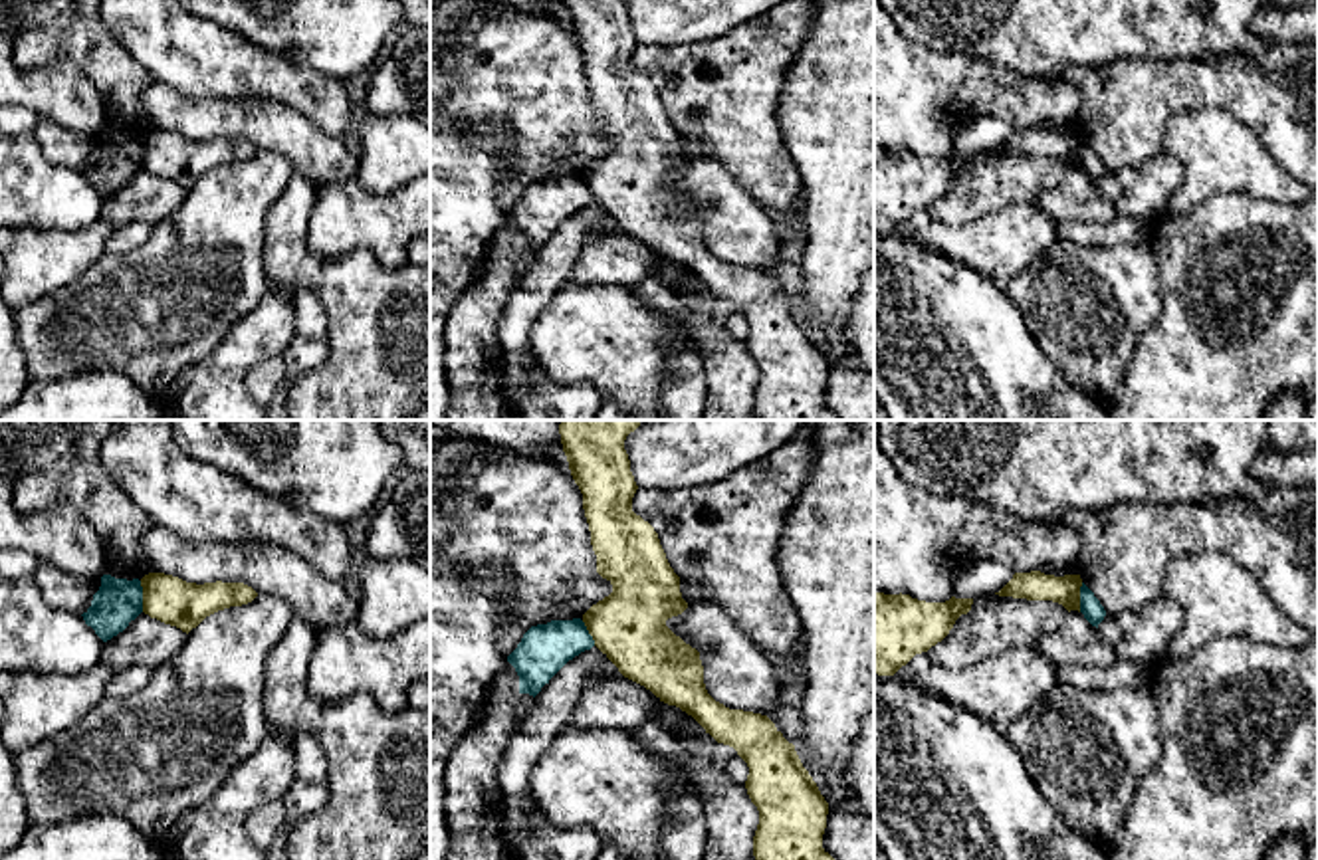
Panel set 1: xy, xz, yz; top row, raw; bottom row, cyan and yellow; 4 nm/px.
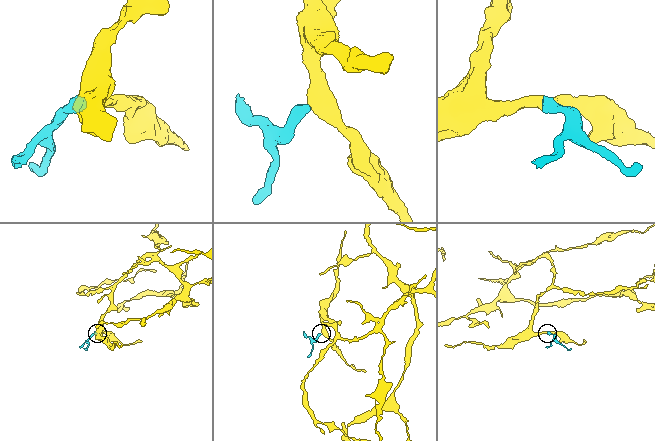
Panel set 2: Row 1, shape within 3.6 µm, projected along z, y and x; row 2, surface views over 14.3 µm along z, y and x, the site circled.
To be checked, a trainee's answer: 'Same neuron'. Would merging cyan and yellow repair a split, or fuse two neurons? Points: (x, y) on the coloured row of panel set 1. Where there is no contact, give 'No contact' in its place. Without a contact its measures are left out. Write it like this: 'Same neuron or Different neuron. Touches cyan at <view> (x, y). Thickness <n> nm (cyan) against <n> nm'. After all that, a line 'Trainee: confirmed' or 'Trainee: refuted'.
Different neuron. Touches cyan at xy (141, 597). Thickness 190 nm (cyan) against 190 nm
Trainee: refuted

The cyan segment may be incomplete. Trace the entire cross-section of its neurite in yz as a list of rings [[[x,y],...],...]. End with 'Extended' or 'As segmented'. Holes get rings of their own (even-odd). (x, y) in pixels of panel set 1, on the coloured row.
[[[1084,583],[1080,587],[1080,612],[1096,628],[1106,616],[1104,606]]]. As segmented

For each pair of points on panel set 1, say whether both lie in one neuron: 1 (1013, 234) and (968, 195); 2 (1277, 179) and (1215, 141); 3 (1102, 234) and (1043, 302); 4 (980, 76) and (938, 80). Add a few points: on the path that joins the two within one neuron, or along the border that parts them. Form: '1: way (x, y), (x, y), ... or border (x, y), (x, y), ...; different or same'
1: border (1033, 203), (1007, 205), (958, 226), (944, 224); different
2: way (1261, 175), (1231, 157); same
3: border (1057, 238), (1087, 244), (1138, 244); different
4: border (972, 60), (958, 92), (960, 113); different

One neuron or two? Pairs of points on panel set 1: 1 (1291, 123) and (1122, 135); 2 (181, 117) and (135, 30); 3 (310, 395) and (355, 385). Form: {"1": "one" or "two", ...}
{"1": "one", "2": "two", "3": "one"}

